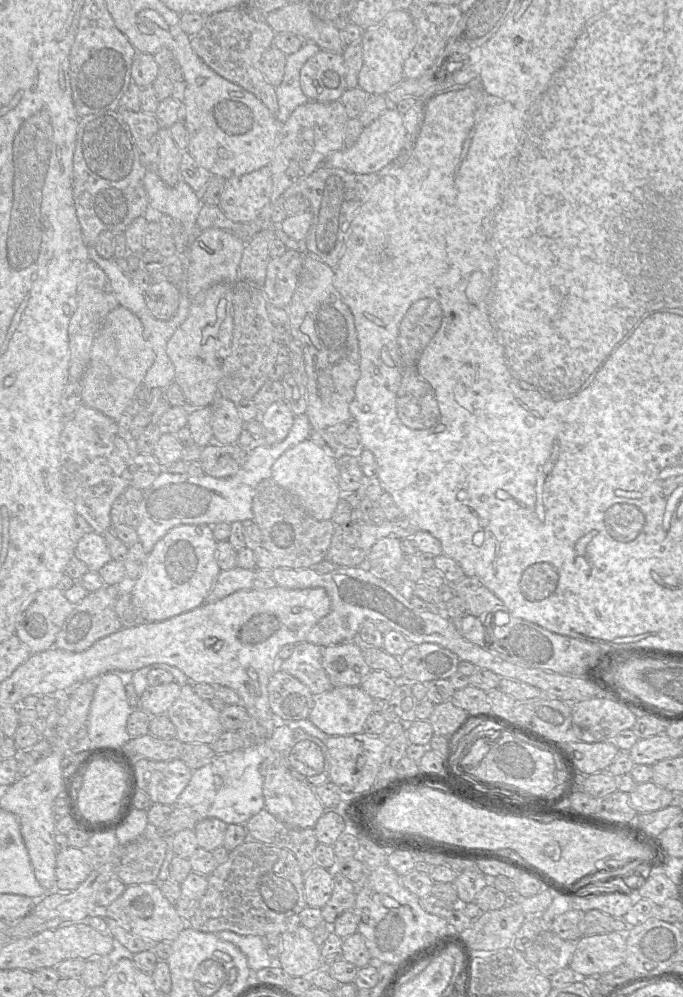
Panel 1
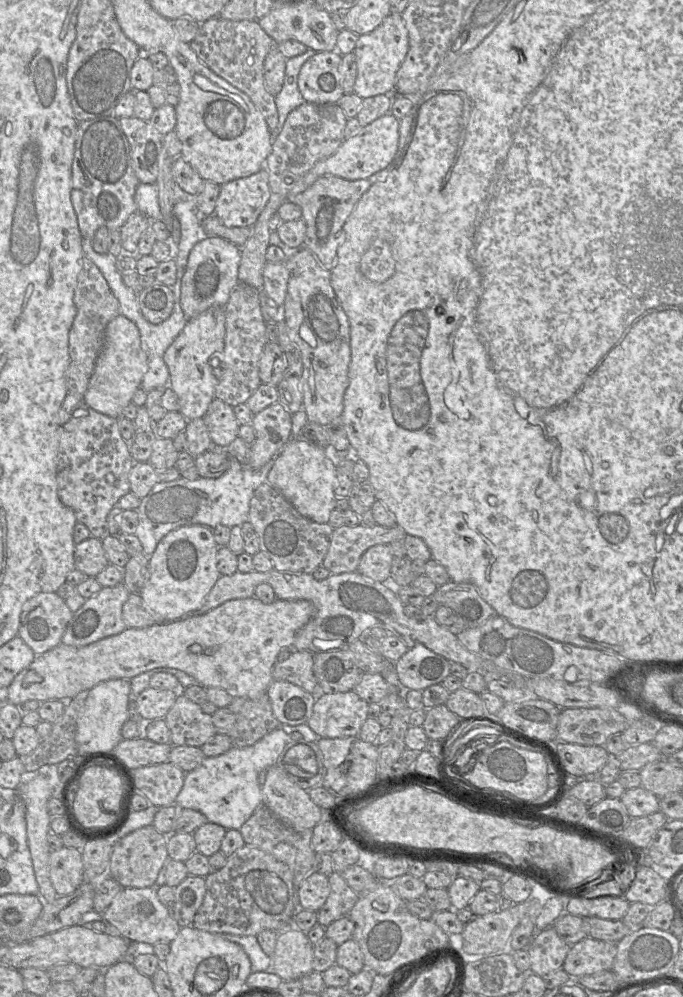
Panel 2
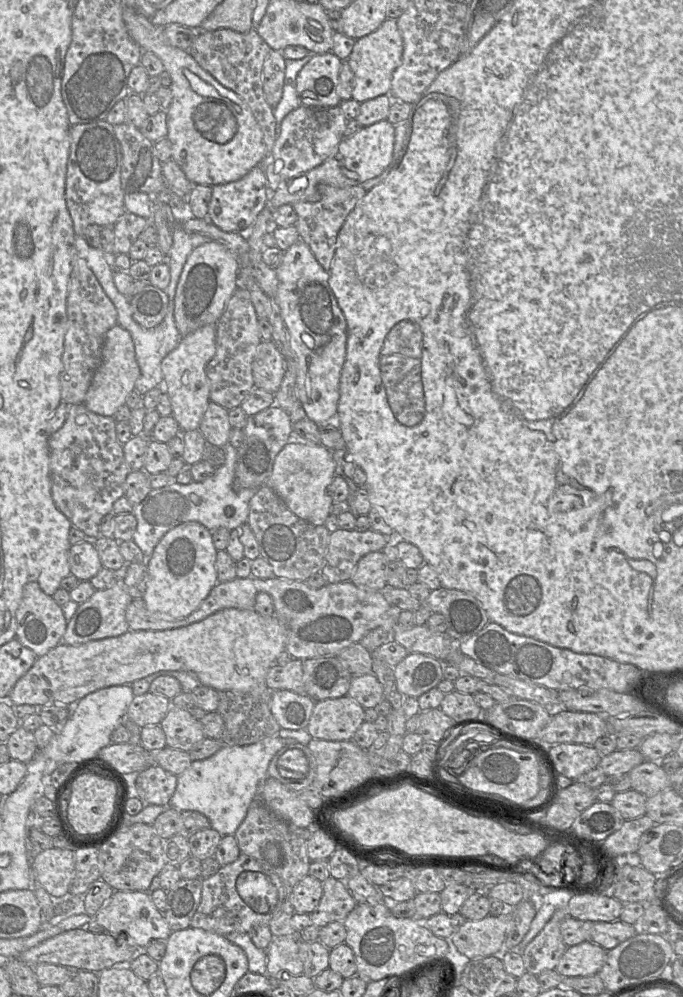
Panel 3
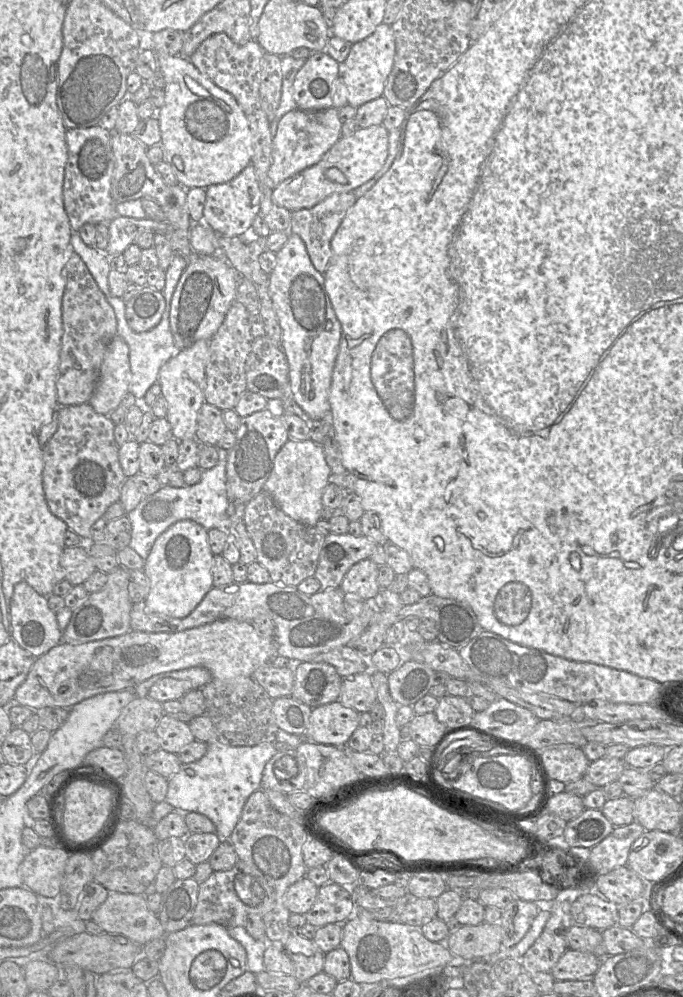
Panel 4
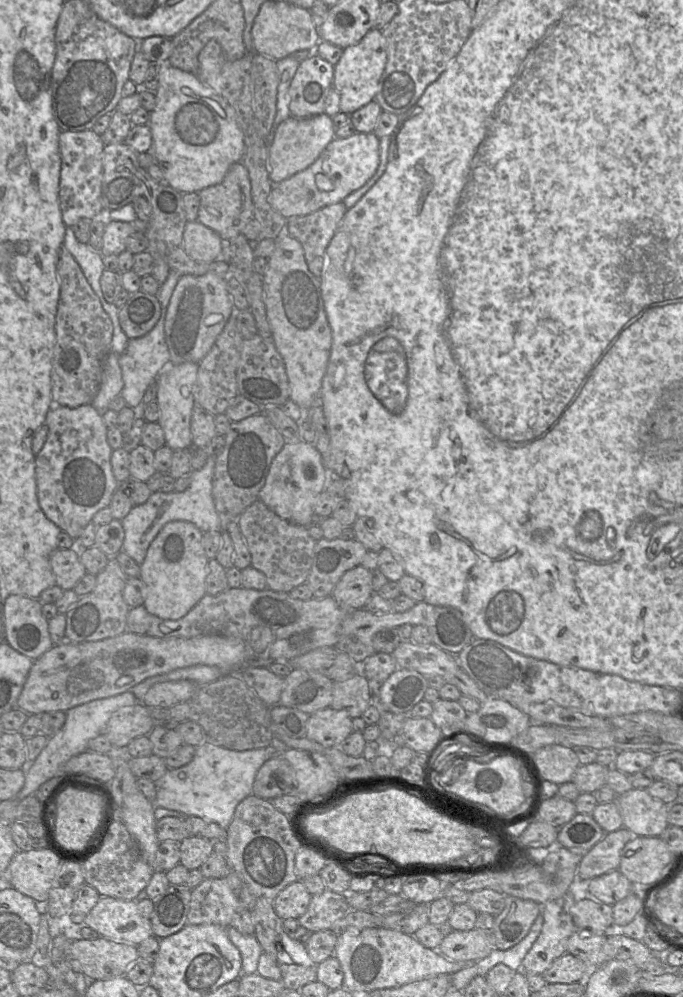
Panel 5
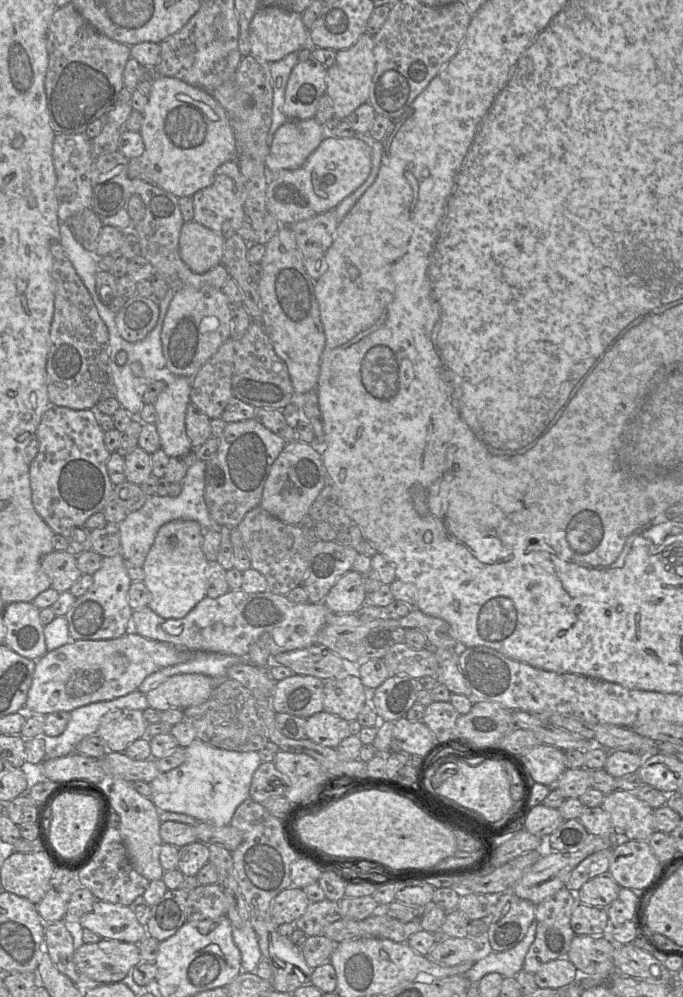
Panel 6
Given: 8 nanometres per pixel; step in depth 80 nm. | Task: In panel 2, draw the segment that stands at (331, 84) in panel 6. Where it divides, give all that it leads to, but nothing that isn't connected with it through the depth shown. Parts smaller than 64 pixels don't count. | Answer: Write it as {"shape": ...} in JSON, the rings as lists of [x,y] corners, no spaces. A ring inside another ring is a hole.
{"shape":[[[400,13],[389,14],[372,32],[360,35],[353,50],[357,63],[353,92],[362,99],[380,94],[396,94],[396,75],[408,50],[408,30]]]}

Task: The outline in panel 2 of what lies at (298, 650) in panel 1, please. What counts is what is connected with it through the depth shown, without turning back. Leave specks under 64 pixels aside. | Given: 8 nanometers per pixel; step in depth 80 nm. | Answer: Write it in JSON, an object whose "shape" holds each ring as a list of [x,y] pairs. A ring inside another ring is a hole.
{"shape":[[[295,650],[286,661],[274,666],[273,680],[287,681],[313,695],[318,695],[319,685],[313,671],[313,664],[313,653]]]}

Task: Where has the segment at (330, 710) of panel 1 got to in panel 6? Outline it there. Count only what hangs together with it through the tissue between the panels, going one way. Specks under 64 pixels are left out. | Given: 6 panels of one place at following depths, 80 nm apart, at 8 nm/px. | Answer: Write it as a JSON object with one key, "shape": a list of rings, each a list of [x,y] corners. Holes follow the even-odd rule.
{"shape":[[[321,711],[306,720],[306,737],[322,746],[336,748],[349,734],[349,722]]]}

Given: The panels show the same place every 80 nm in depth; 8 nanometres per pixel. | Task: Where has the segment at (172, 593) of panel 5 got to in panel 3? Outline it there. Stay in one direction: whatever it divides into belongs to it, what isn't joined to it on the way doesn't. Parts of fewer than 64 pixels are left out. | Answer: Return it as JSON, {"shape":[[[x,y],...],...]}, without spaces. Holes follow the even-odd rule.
{"shape":[[[199,522],[182,523],[168,531],[155,546],[152,555],[146,558],[148,580],[142,597],[146,608],[176,619],[185,618],[194,612],[218,583],[215,568],[217,552],[211,531]]]}

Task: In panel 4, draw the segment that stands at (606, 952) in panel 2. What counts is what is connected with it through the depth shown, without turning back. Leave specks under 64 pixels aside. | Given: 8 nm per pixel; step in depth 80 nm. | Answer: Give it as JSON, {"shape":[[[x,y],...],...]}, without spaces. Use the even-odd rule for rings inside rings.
{"shape":[[[567,949],[550,973],[556,981],[592,979],[600,961],[593,953]]]}

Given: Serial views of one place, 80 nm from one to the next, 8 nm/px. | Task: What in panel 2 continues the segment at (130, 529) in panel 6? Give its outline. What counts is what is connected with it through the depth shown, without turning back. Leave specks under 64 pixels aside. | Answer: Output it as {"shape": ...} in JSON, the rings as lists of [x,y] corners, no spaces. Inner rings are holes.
{"shape":[[[239,437],[227,446],[230,468],[218,478],[199,477],[188,480],[179,477],[170,482],[157,482],[152,487],[136,509],[138,526],[134,535],[141,542],[144,554],[151,556],[160,540],[180,526],[204,525],[214,529],[223,525],[231,528],[249,521],[250,500],[255,490],[267,482],[268,473],[274,463],[272,459],[258,470],[244,466],[249,448],[250,445]]]}

